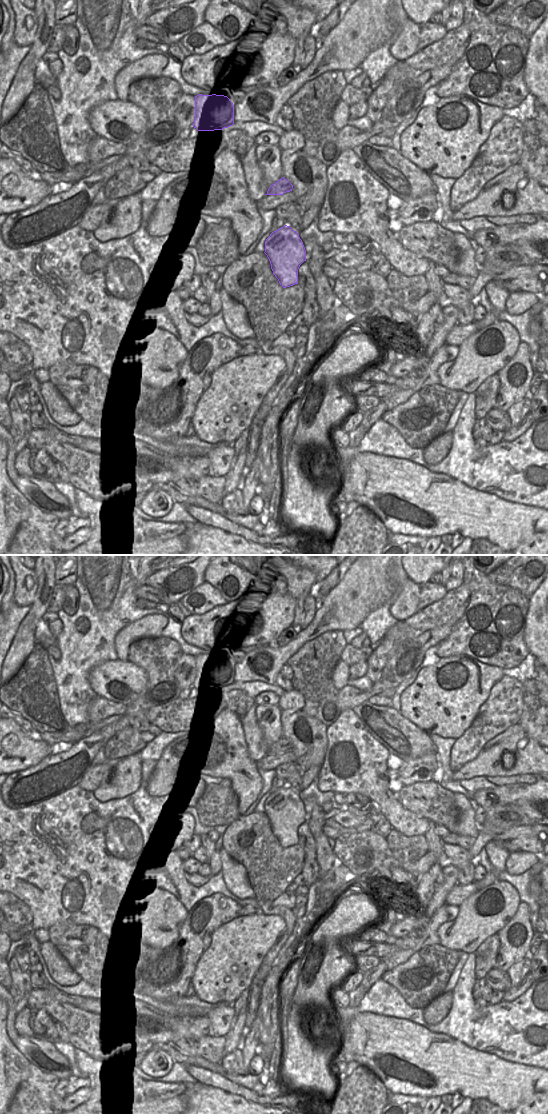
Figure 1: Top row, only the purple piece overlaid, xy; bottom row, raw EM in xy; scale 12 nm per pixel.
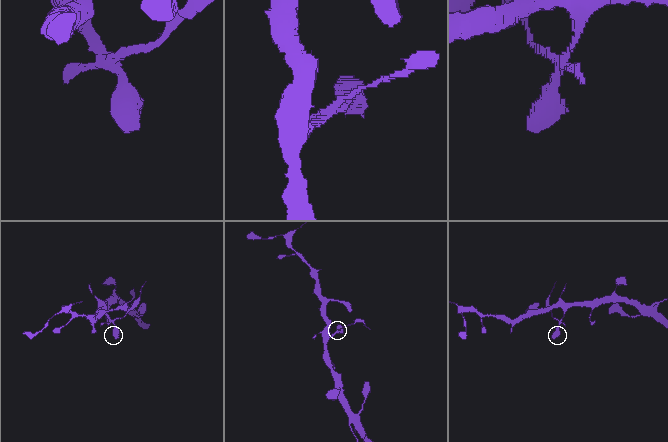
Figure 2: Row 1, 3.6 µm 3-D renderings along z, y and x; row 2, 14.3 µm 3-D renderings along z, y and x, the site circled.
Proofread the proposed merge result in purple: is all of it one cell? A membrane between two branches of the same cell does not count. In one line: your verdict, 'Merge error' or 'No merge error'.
Merge error

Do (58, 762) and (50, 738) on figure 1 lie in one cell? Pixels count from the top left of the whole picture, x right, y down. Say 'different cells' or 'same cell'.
different cells

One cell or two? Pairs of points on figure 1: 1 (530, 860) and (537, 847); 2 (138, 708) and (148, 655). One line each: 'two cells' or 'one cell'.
1: two cells
2: one cell

